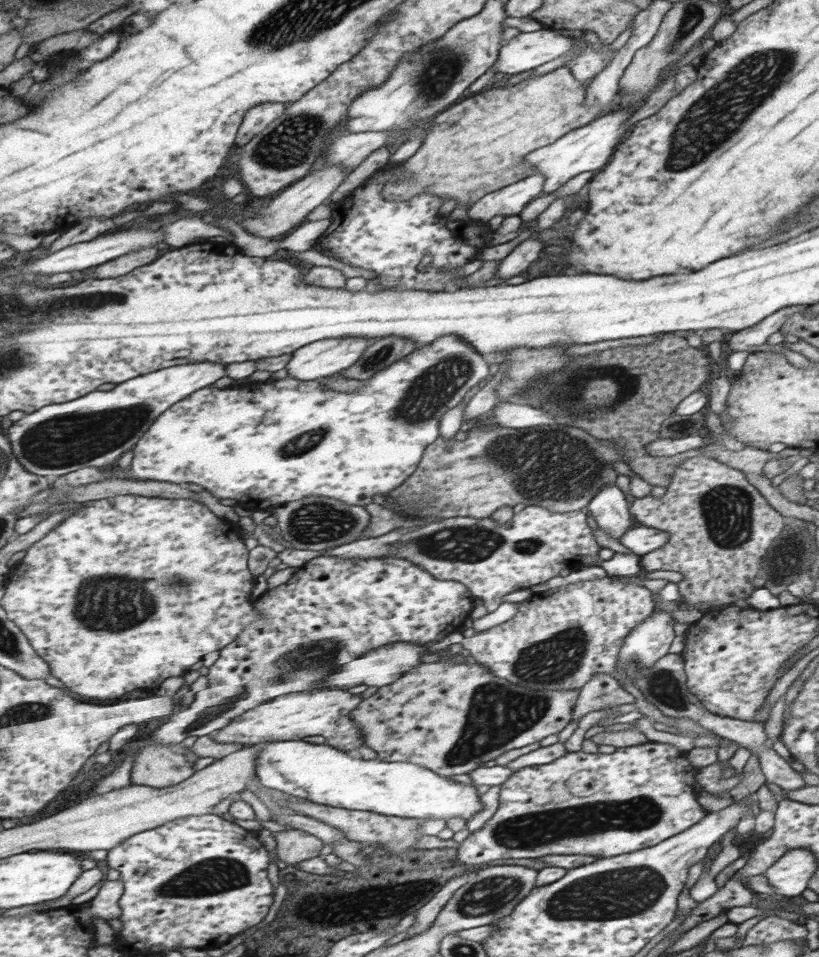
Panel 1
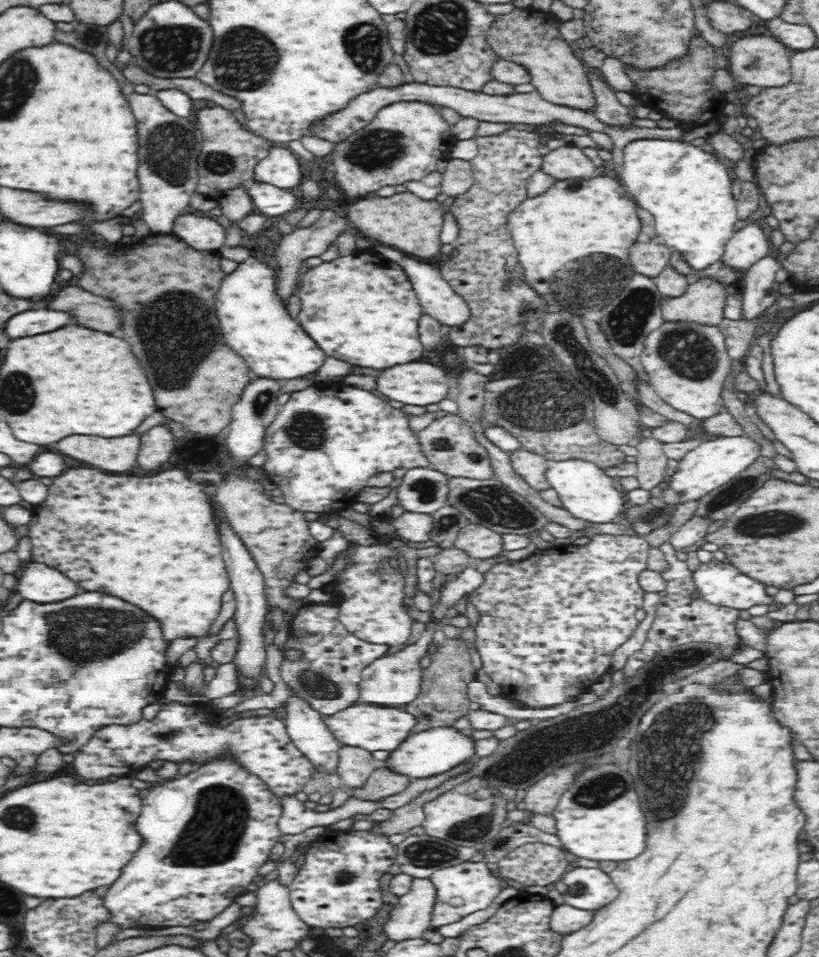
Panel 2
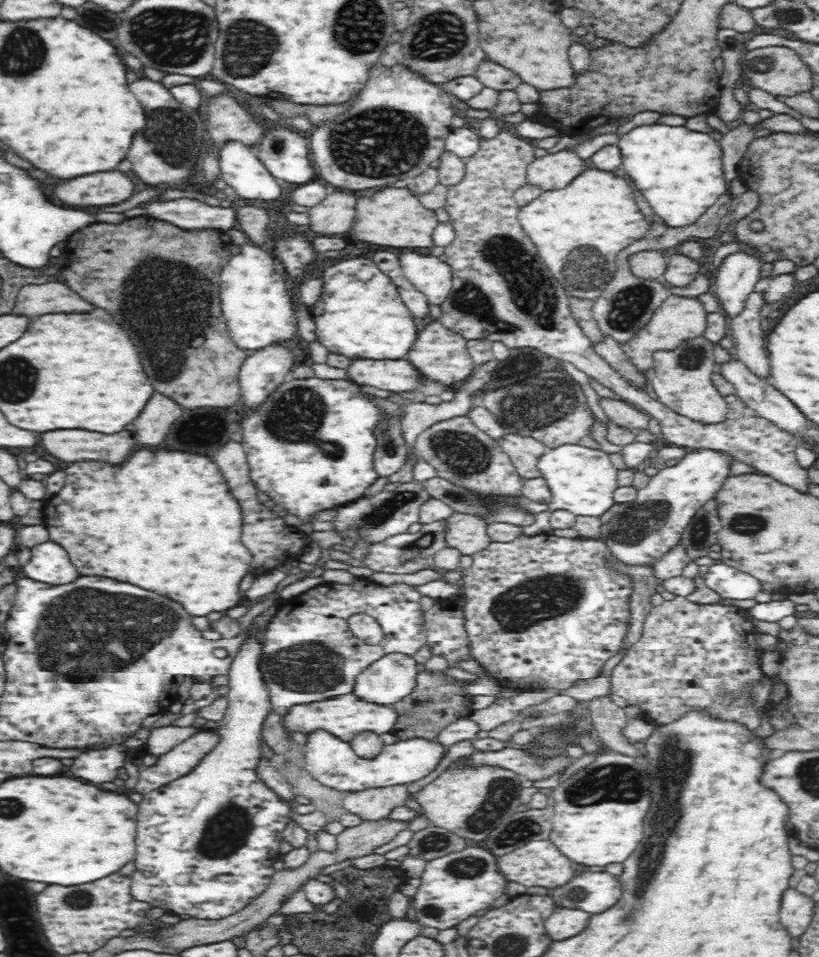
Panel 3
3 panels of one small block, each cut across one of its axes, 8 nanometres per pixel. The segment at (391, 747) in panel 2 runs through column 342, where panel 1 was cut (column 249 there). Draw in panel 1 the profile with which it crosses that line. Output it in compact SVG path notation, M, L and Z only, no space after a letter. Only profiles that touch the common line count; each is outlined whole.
M318 688L316 690L297 692L279 696L278 699L253 708L239 716L226 728L216 732L213 739L217 742L241 742L245 746L268 743L276 740L304 740L306 736L356 736L358 724L350 720L350 712L358 706L360 694L348 694L344 688Z

